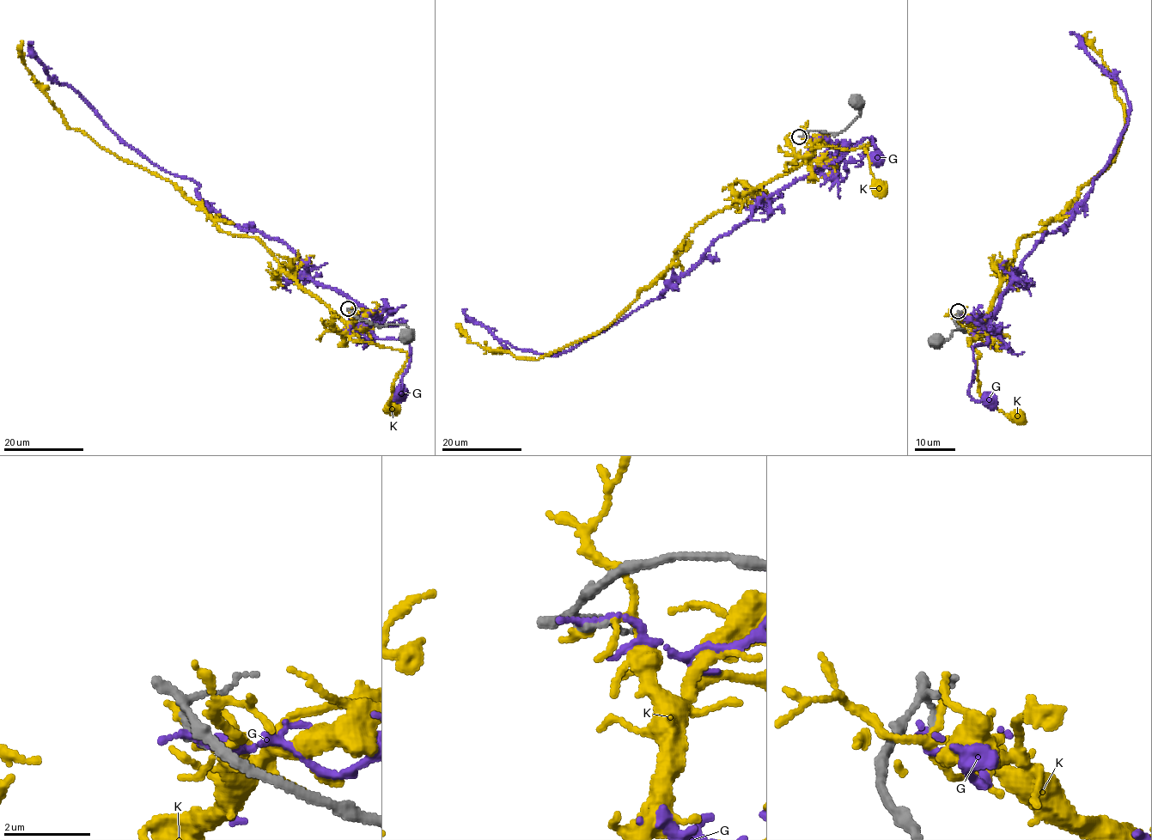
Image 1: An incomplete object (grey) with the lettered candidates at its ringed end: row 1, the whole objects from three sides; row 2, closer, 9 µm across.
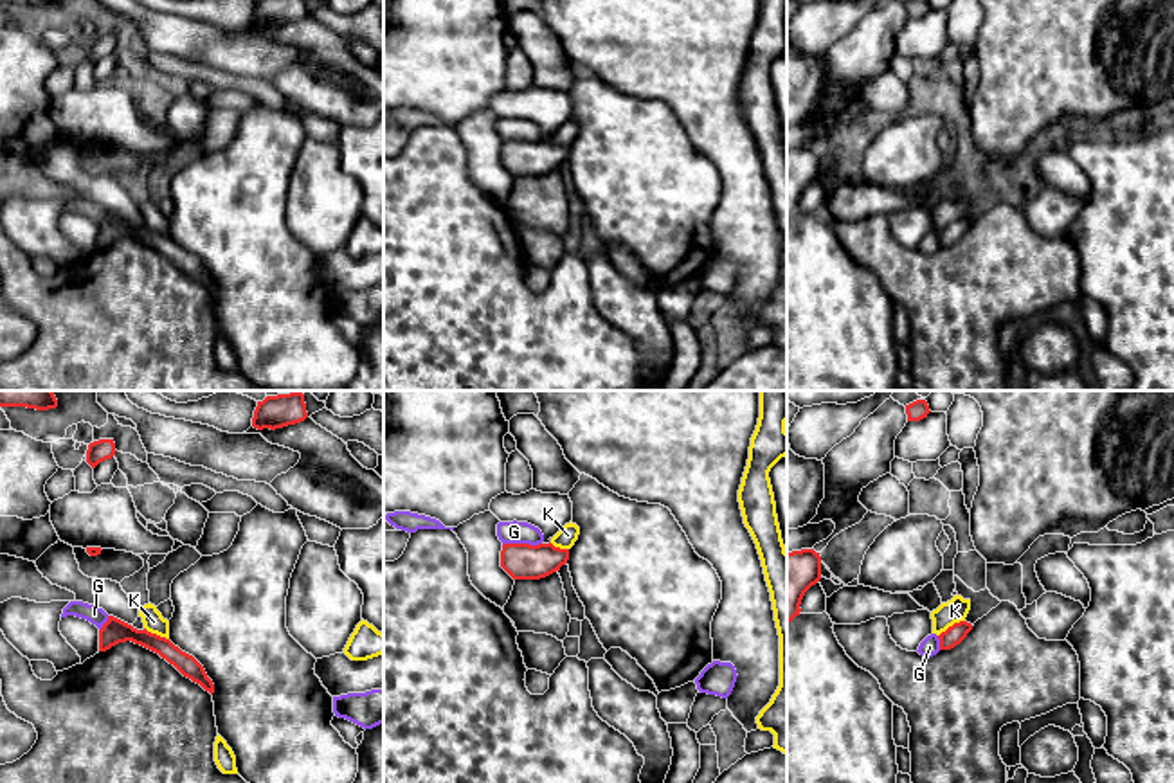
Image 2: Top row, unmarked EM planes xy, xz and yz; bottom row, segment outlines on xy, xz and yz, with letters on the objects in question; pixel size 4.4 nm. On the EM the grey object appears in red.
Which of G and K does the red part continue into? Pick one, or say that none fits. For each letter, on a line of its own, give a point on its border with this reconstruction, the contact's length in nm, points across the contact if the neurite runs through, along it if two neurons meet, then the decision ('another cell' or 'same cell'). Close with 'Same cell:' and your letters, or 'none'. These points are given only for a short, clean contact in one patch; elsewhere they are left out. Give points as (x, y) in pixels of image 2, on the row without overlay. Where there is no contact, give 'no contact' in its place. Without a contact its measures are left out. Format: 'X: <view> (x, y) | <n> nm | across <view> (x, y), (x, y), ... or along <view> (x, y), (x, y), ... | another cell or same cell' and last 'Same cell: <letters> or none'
G: xz (521, 141) | 180 nm | another cell
K: yz (953, 222) | 140 nm | another cell
Same cell: none

